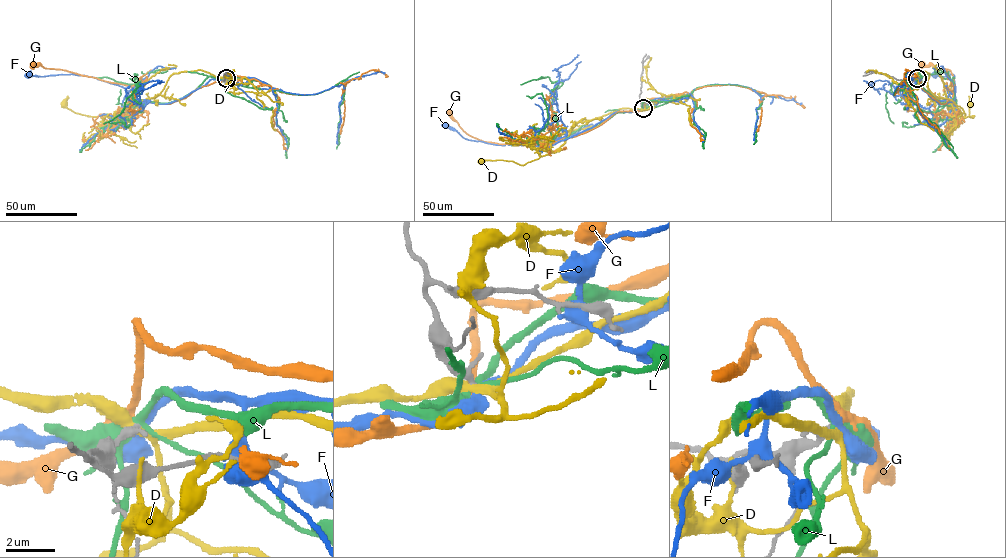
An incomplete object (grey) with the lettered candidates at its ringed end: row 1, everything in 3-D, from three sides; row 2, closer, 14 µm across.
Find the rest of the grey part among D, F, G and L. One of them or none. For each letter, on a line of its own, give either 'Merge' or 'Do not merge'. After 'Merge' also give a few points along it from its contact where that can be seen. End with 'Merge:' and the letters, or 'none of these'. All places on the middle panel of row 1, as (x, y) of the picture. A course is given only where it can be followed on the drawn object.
D: Do not merge
F: Do not merge
G: Merge. Its course: (643, 108), (619, 111), (586, 132), (542, 145), (483, 141), (467, 134), (449, 113)
L: Do not merge
Merge: G

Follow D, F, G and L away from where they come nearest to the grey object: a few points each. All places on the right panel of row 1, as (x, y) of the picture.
D: (917, 79), (918, 70), (929, 73), (929, 90), (961, 107), (963, 118), (974, 116), (969, 115), (970, 104)
F: (917, 78), (921, 79), (920, 87), (938, 103), (952, 102), (955, 91), (954, 76), (935, 75)
G: (917, 78), (920, 86), (941, 104), (953, 100), (950, 71), (922, 64)
L: (917, 78), (941, 103), (953, 97), (950, 79), (936, 73), (892, 83), (885, 108), (893, 123)

